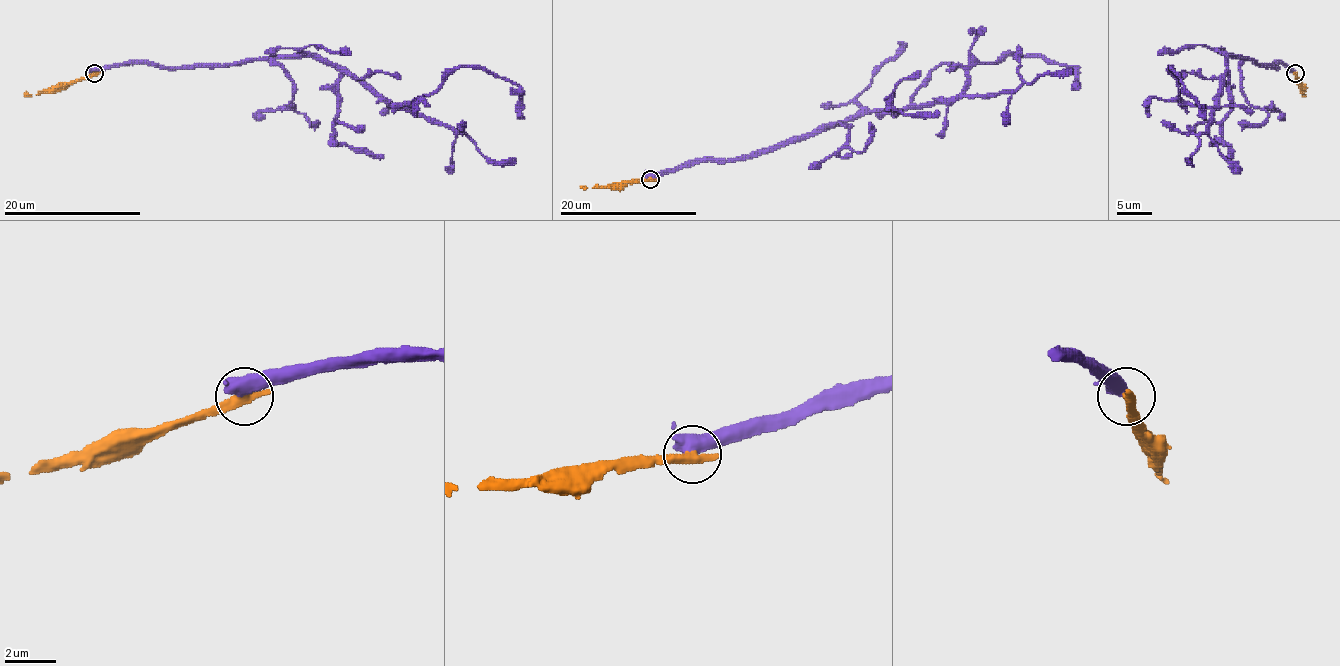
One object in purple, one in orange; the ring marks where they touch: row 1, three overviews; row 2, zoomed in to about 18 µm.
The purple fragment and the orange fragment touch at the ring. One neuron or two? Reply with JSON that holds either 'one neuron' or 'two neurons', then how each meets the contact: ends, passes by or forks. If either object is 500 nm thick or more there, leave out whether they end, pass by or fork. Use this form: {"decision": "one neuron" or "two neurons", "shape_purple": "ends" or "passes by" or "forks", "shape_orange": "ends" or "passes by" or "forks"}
{"decision": "two neurons", "shape_purple": "passes by", "shape_orange": "ends"}

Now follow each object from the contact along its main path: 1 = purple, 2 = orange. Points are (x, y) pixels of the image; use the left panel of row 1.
1: (95, 72), (313, 57), (409, 106), (459, 67), (485, 67), (519, 87), (522, 118)
2: (95, 74), (58, 82), (36, 94), (24, 93)

